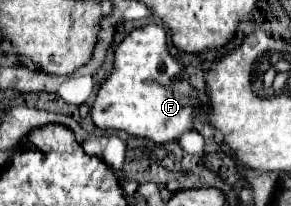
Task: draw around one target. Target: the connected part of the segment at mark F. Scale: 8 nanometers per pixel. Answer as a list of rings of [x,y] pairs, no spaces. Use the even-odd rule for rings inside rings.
[[[147,24],[141,28],[135,28],[127,38],[117,46],[115,50],[115,62],[111,76],[103,82],[101,90],[97,92],[95,104],[91,108],[93,122],[99,128],[113,128],[113,130],[125,130],[133,136],[149,138],[155,144],[167,144],[179,140],[185,132],[193,130],[193,120],[199,112],[199,100],[197,100],[197,88],[189,84],[189,76],[185,74],[185,66],[169,54],[167,48],[167,32],[157,24]]]

